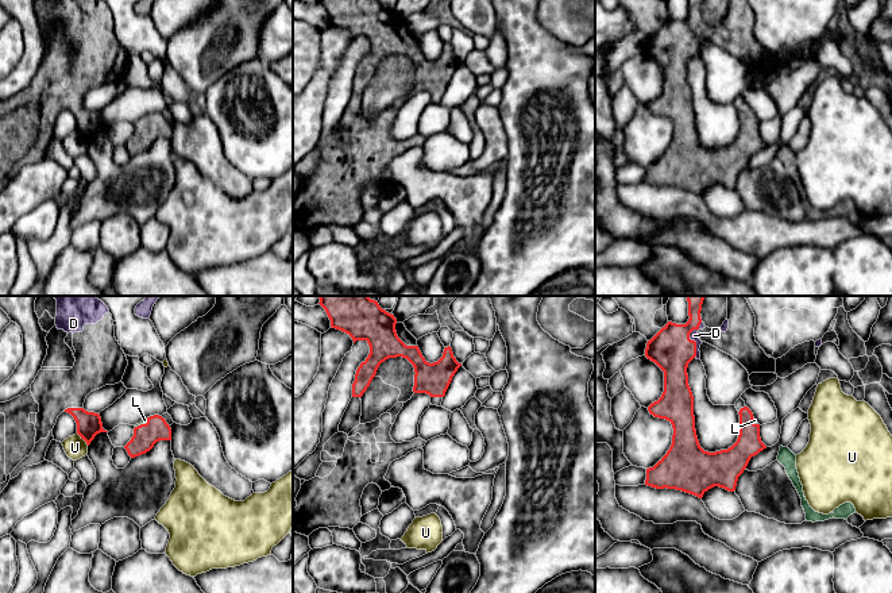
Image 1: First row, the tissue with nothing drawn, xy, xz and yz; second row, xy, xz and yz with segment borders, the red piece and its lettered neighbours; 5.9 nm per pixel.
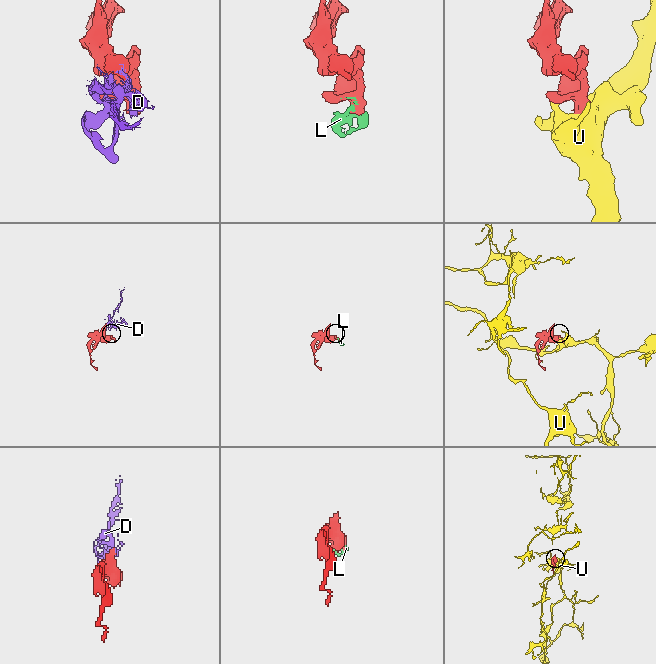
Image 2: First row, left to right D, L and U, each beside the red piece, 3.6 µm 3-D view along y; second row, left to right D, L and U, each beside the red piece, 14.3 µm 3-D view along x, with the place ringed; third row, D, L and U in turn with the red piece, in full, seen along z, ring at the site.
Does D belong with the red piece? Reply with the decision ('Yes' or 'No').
Yes

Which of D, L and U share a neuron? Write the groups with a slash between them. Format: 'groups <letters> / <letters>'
groups D L / U

